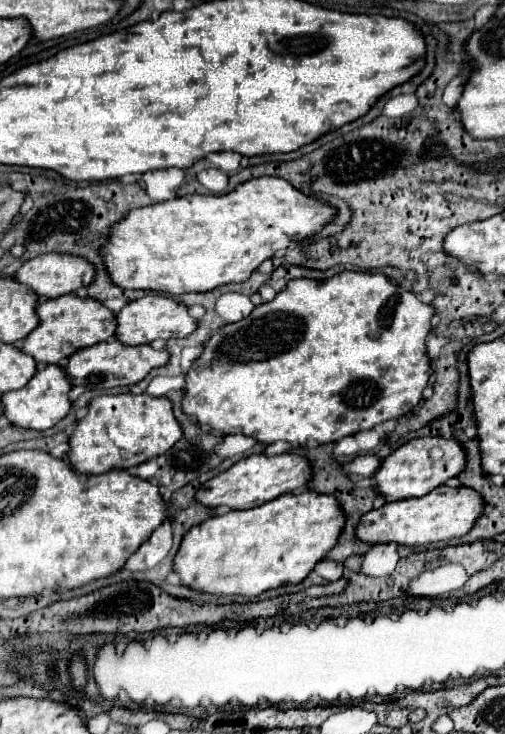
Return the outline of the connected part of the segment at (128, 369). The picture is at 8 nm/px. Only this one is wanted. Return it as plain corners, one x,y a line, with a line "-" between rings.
110,338
106,342
78,350
74,356
68,358
68,364
64,368
74,386
86,386
90,390
110,390
116,386
132,386
144,380
152,368
166,366
168,360
170,360
170,352
164,348
156,350
150,344
128,346
116,338

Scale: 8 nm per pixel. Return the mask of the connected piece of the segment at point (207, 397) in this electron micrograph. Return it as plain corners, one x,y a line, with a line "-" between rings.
344,270
328,280
308,280
308,278
292,280
280,294
276,294
276,298
272,302
256,306
254,312
240,322
226,324
204,344
202,356
194,362
194,366
186,374
186,386
184,386
186,396
184,396
182,408
188,416
194,414
200,424
210,426
212,430
220,430
224,434
242,434
244,432
244,436
256,438
262,444
272,444
278,440
286,440
296,446
302,446
308,440
316,440
320,444
338,442
344,436
352,436
356,432
370,430
376,424
382,424
386,420
394,420
404,414
410,414
424,400
422,392
430,384
430,376
432,376
432,366
430,366
432,360
426,352
426,336
434,328
432,318
434,318
432,306
422,304
414,292
394,284
388,276
384,276
380,272
370,274
370,272

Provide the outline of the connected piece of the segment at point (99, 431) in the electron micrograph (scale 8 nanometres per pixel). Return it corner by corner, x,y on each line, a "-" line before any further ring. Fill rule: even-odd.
108,394
90,402
88,414
78,422
70,436
68,462
80,474
102,474
110,468
126,470
158,458
182,438
182,426
174,418
172,402
166,396
142,394

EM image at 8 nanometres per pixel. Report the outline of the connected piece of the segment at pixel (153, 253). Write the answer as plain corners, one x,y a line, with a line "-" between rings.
260,176
236,186
236,190
222,196
190,194
180,196
178,200
132,210
130,216
122,218
112,228
114,232
110,234
110,244
102,248
102,258
112,282
120,288
168,292
174,296
184,292
210,292
222,284
246,282
264,260
274,258
292,242
312,238
324,226
328,226
336,214
338,212
334,206
320,198
298,192
284,178

